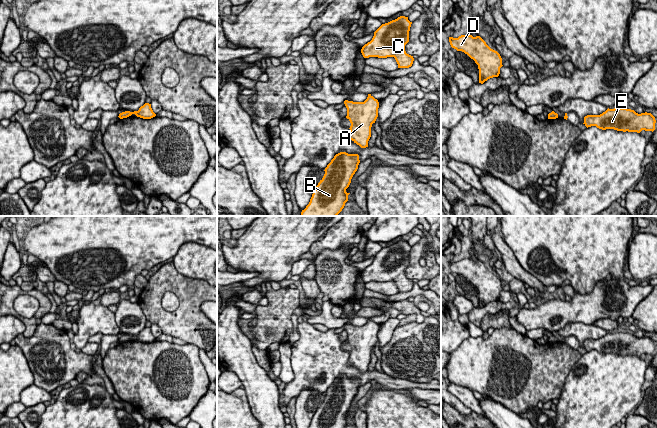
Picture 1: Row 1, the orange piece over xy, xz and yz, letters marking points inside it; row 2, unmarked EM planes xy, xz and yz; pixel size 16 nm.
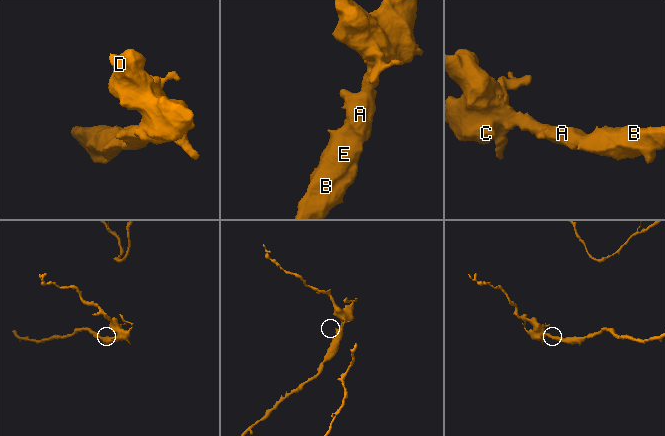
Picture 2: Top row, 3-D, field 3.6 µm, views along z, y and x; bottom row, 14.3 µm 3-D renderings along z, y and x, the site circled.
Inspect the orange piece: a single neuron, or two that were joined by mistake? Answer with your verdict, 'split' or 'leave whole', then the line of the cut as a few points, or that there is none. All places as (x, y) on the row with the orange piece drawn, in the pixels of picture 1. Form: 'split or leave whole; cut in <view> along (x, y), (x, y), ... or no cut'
leave whole; no cut

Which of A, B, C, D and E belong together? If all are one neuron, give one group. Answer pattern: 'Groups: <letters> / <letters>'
Groups: A B C D E

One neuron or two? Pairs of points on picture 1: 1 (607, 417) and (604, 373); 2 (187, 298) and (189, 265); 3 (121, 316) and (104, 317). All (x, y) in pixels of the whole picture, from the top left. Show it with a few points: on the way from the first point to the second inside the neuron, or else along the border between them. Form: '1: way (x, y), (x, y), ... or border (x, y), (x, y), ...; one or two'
1: way (603, 406), (604, 384); one
2: border (172, 262), (180, 273), (206, 281); two
3: border (114, 313), (116, 324), (121, 330); two

